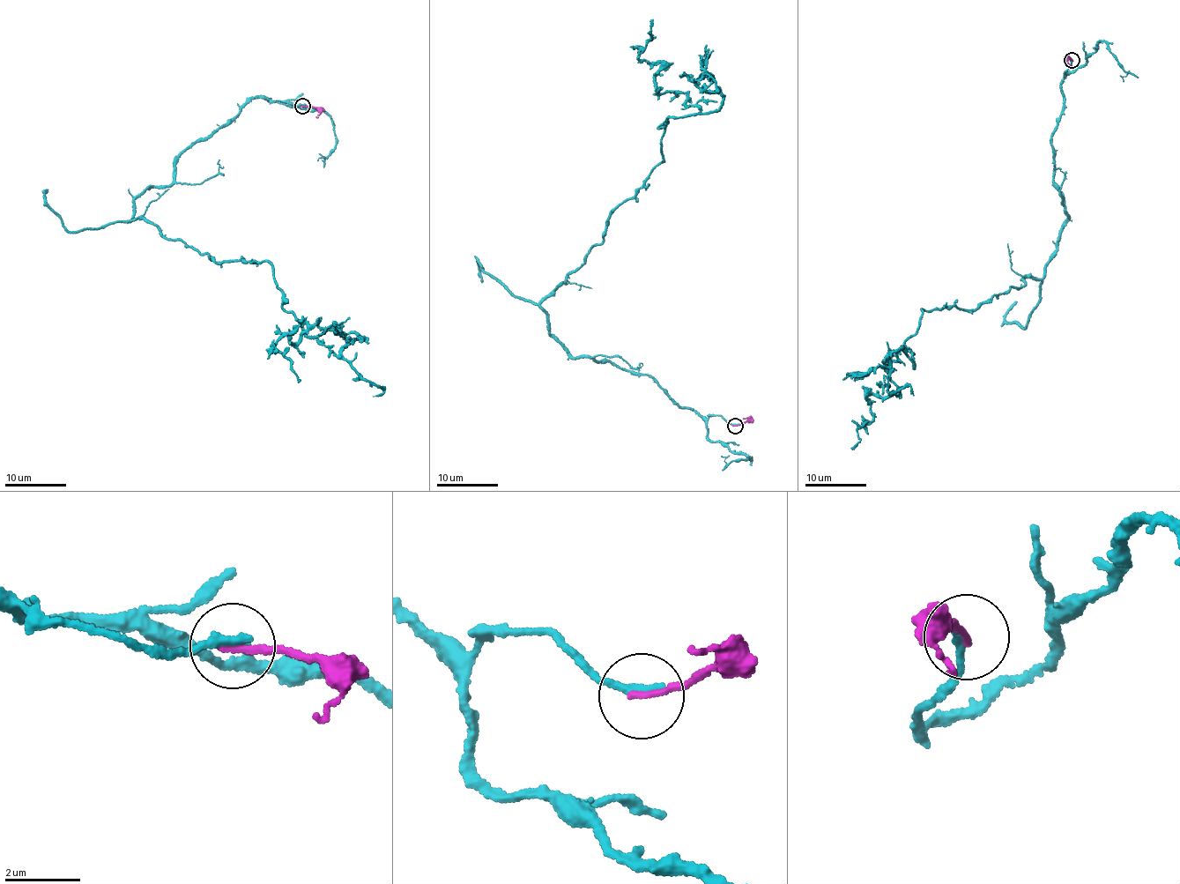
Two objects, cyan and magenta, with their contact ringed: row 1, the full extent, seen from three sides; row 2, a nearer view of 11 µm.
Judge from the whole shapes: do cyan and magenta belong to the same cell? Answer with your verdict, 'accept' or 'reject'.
reject

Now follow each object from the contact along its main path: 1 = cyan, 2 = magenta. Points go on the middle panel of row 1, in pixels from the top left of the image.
1: (735, 425), (571, 356), (541, 304), (663, 161), (658, 127), (697, 112), (639, 58), (652, 19)
2: (735, 425), (747, 417), (742, 419)

